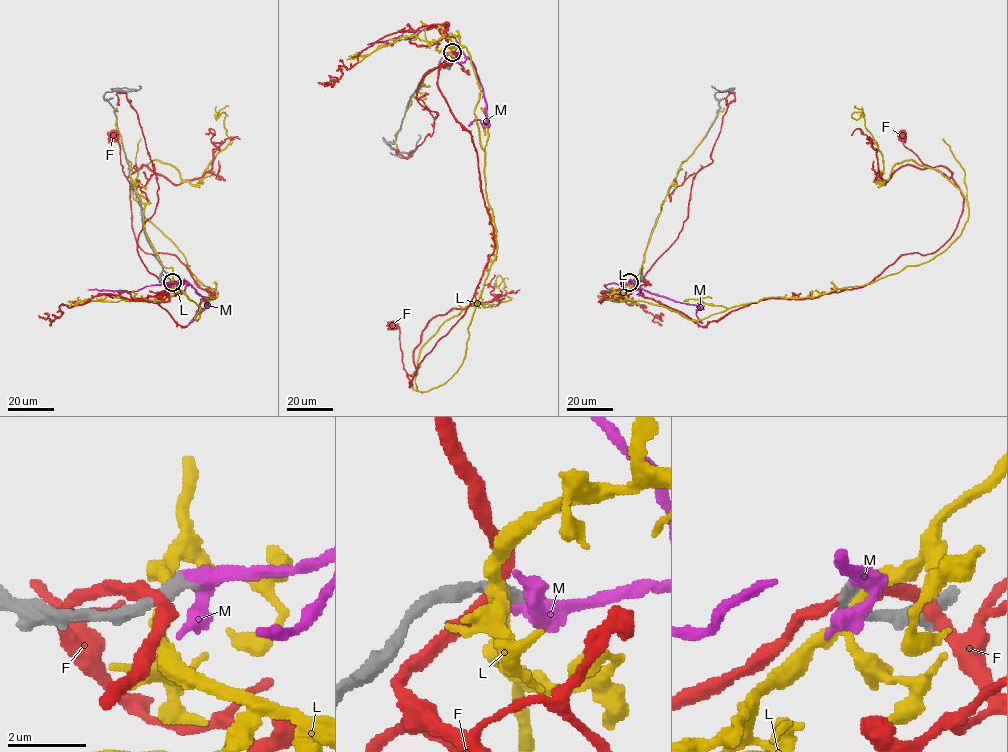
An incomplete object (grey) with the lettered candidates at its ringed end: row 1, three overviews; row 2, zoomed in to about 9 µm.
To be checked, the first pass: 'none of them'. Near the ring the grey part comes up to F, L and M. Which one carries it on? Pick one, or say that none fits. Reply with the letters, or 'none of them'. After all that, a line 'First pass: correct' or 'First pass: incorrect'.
M
First pass: incorrect

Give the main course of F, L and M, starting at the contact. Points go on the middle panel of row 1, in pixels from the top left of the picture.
F: (450, 52), (438, 86), (471, 134), (493, 252), (466, 311), (425, 356), (410, 387), (393, 325)
L: (451, 53), (480, 89), (497, 250), (461, 366), (414, 390), (421, 347), (507, 301), (508, 279)
M: (452, 53), (463, 53), (473, 64), (485, 100), (487, 120), (482, 123), (476, 120), (468, 126)

